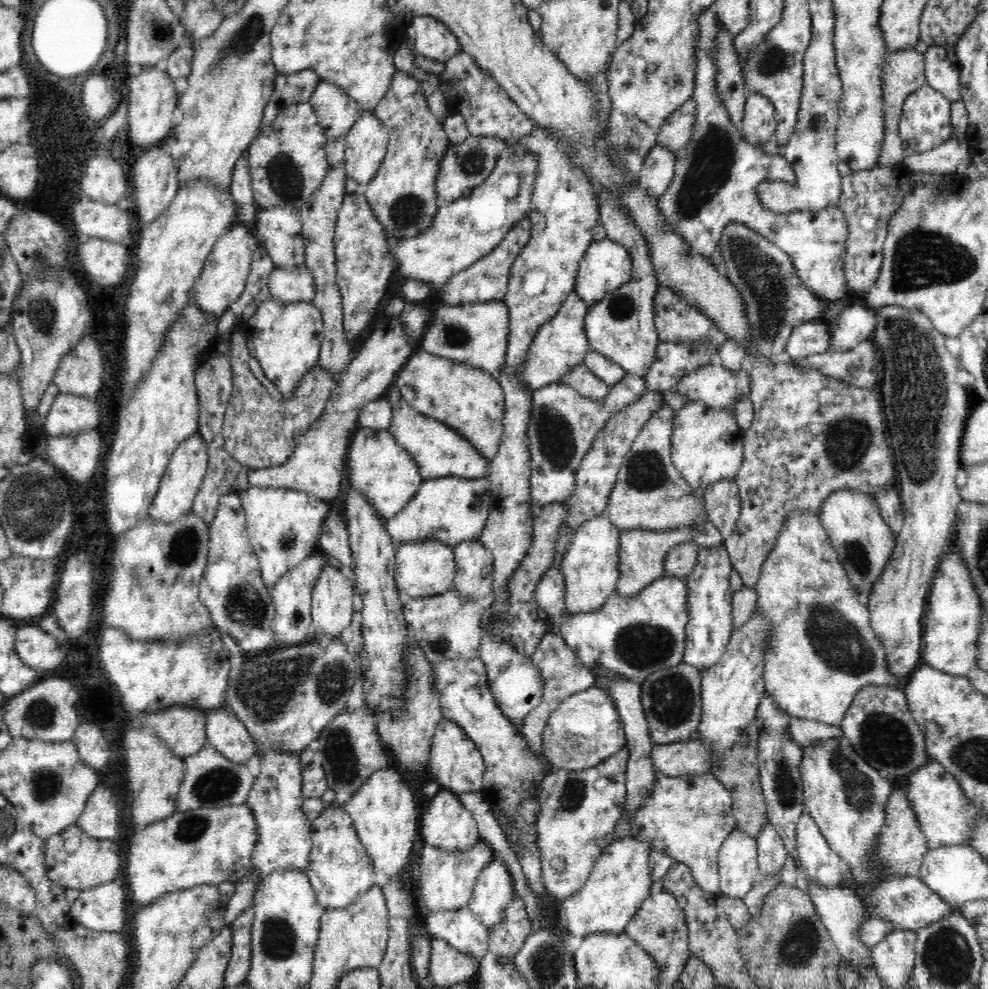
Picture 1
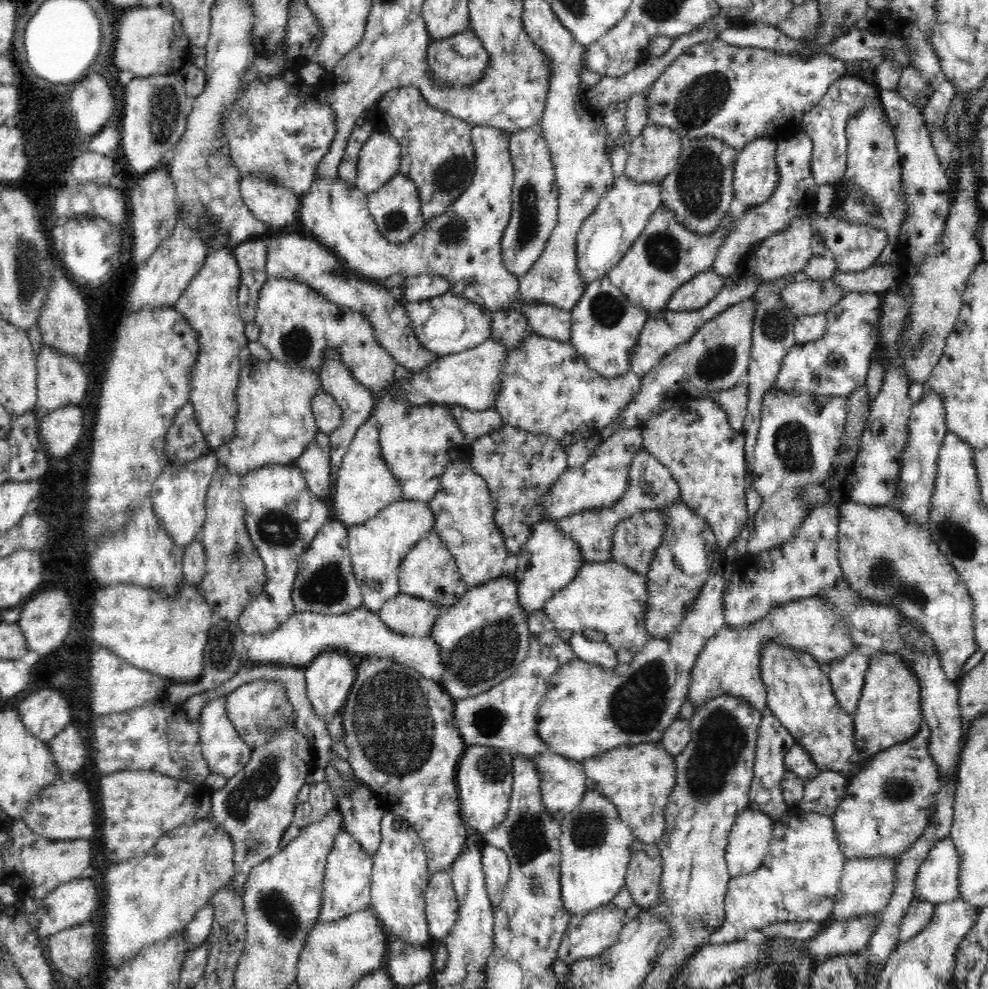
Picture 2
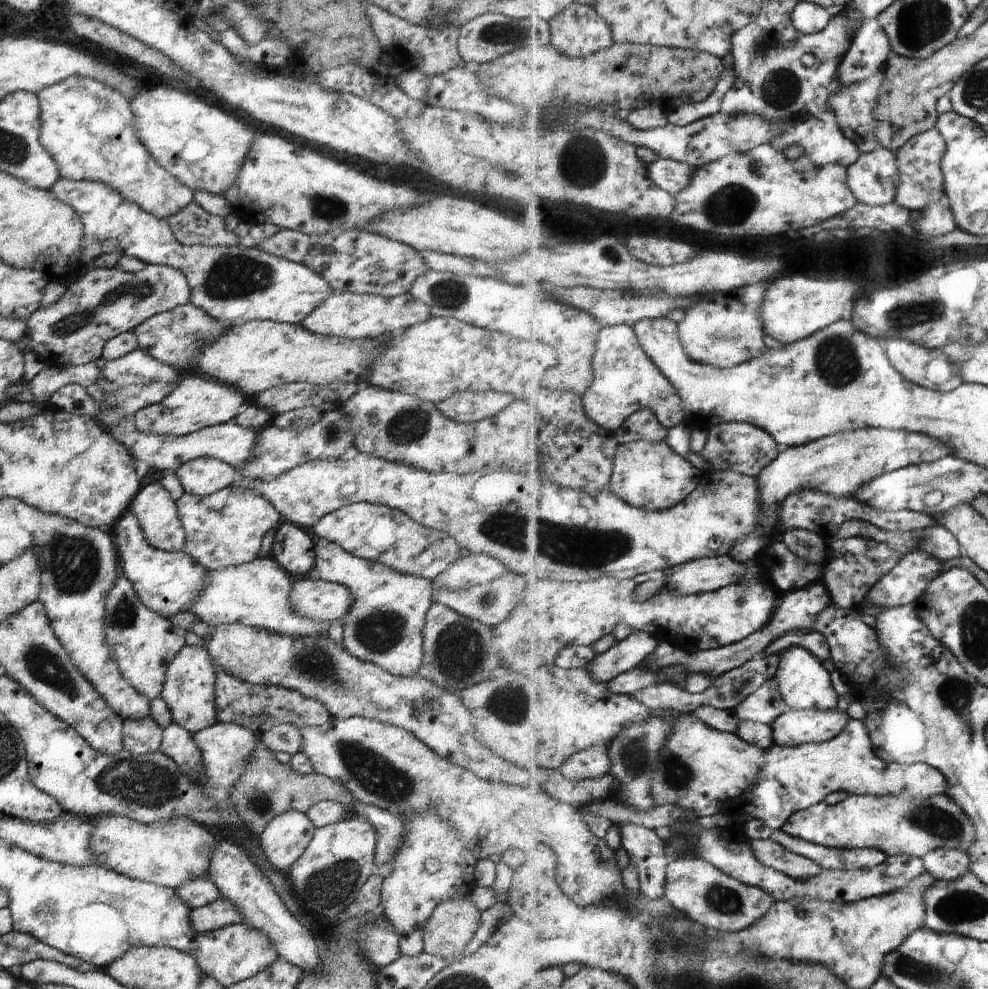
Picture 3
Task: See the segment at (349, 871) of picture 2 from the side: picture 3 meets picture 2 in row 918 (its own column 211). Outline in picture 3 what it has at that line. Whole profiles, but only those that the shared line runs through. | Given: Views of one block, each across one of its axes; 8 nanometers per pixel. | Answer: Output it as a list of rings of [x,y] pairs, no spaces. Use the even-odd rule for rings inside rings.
[[[188,303],[143,320],[131,332],[136,338],[138,348],[147,352],[153,359],[169,368],[189,369],[193,366],[193,358],[197,356],[197,352],[201,352],[203,344],[209,340],[217,340],[217,336],[227,332],[227,327]]]

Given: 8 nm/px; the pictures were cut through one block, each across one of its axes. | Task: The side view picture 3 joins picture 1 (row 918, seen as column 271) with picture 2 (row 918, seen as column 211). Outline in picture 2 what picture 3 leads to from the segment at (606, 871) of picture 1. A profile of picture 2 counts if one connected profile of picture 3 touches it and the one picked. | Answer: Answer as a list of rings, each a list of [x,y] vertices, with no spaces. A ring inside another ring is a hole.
[[[612,901],[600,905],[600,908],[588,912],[588,914],[572,915],[561,940],[558,958],[571,965],[577,960],[598,956],[616,942],[626,922],[625,910],[618,908]]]

